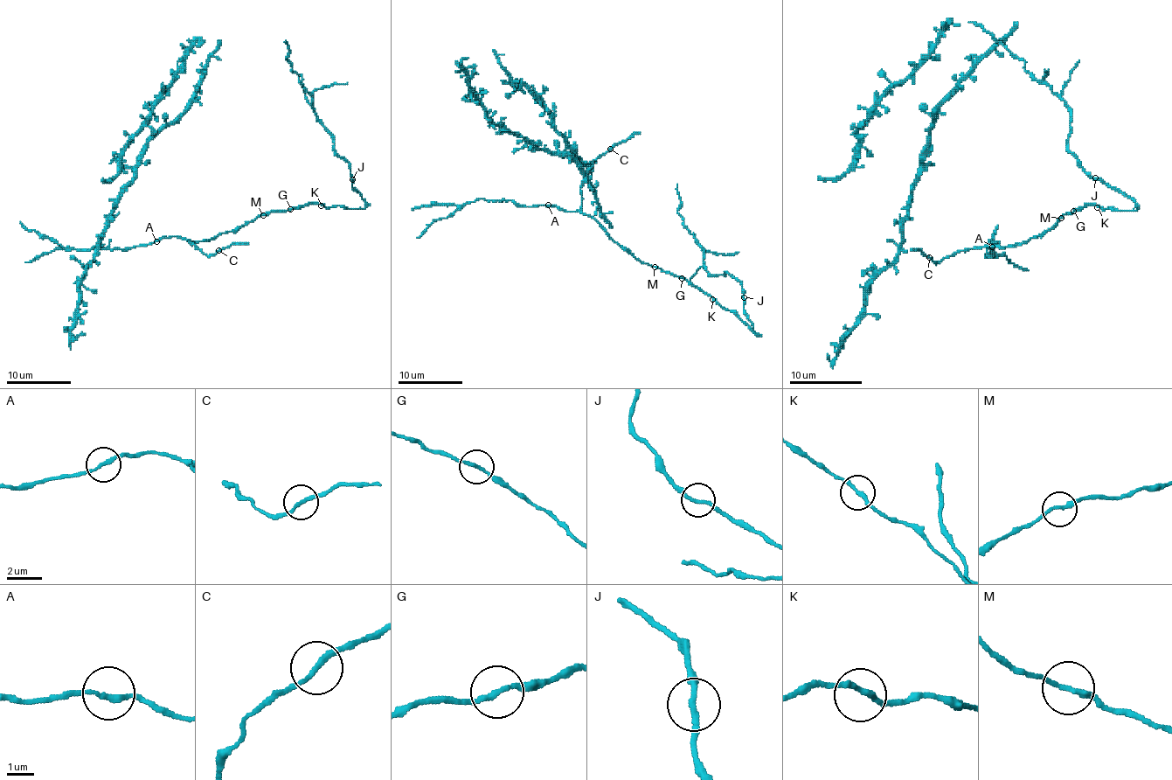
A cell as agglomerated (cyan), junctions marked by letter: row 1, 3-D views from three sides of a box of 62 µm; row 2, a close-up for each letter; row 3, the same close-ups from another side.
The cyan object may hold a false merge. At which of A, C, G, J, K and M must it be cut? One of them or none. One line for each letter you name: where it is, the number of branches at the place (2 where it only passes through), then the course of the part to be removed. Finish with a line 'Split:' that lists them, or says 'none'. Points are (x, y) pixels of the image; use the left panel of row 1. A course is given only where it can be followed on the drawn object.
Split: none

